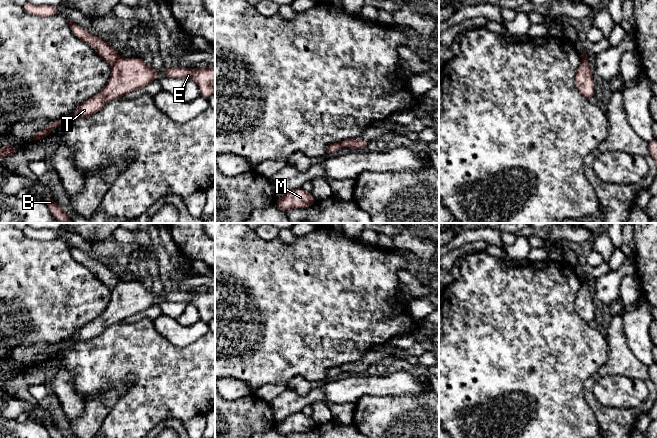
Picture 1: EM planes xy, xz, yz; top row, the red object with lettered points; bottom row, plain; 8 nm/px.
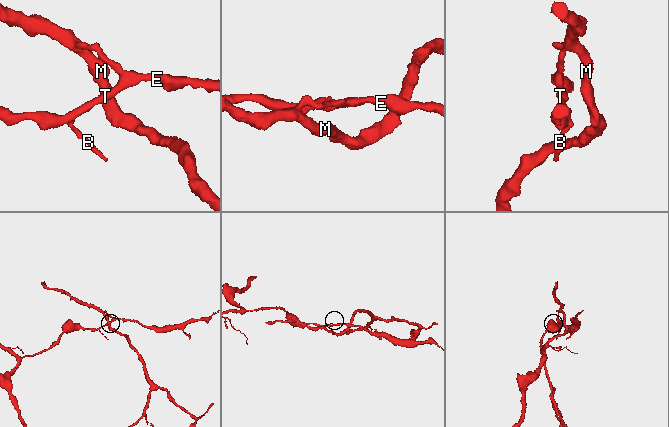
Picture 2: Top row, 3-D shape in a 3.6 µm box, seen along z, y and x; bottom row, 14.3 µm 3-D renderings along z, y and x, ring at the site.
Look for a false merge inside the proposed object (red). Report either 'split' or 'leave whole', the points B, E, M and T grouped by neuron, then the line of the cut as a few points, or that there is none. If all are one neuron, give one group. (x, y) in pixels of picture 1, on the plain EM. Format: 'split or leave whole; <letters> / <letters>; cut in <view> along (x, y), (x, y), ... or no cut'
split; B E T / M; cut in xy along (119, 281), (112, 290)

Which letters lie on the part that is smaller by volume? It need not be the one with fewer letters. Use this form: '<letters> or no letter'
M

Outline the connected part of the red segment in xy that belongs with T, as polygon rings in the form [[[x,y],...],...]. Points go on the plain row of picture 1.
[[[119,281],[112,290],[110,304],[102,315],[80,328],[73,336],[74,341],[90,340],[114,323],[142,313],[156,304],[159,298],[143,282]]]

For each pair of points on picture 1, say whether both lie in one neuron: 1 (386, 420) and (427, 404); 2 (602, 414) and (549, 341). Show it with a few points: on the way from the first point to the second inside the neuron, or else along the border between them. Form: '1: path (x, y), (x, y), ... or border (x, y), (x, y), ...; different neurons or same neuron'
1: path (396, 419), (412, 419), (417, 414); same neuron
2: border (584, 391), (584, 399), (594, 413); different neurons

